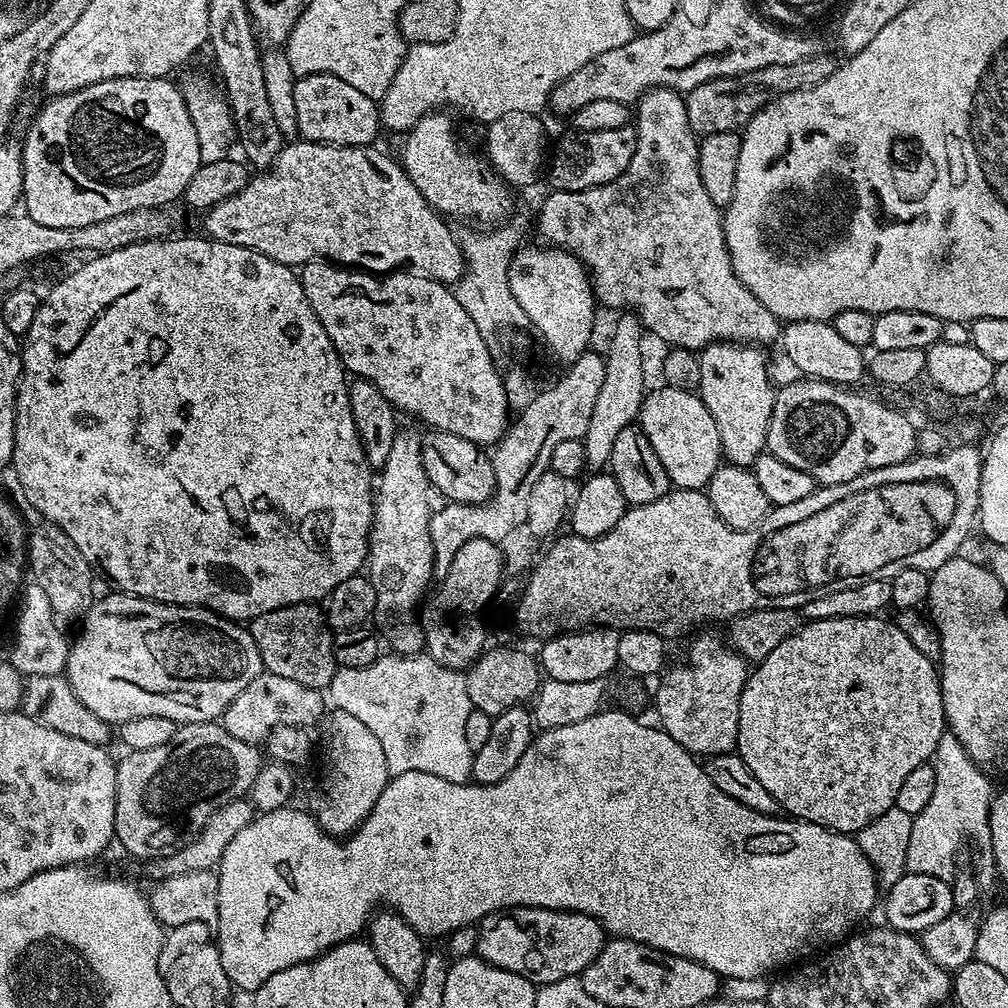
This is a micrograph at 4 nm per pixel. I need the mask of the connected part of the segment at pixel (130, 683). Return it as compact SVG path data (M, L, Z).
M115 594L116 596L102 595L92 604L89 612L84 616L79 625L76 640L71 641L68 649L68 667L66 675L70 686L74 690L76 697L93 714L98 714L98 718L105 720L110 726L125 724L130 718L142 718L143 716L161 716L176 721L177 725L182 724L207 724L216 722L223 717L226 706L258 678L258 674L265 671L262 658L258 654L258 646L254 642L251 631L243 623L235 620L227 620L217 612L213 612L199 606L189 606L187 604L161 604L158 600L143 600L140 596L129 596L127 594Z

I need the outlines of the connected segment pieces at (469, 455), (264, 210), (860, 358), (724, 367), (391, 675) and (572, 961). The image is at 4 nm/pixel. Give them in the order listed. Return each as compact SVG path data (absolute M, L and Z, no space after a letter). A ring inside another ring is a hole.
M435 430L425 433L420 436L420 453L429 485L453 504L487 504L496 489L491 455L481 445L458 438L458 434Z
M303 138L297 139L295 142L285 143L284 149L280 151L271 168L253 175L249 179L248 185L242 190L238 190L238 194L234 194L234 198L226 198L226 202L218 202L218 206L207 209L205 216L208 217L204 220L205 230L203 229L207 239L221 240L234 246L252 248L258 254L262 254L274 262L289 266L303 266L309 264L311 260L322 259L335 262L341 266L355 266L357 269L373 274L387 274L393 270L404 270L411 266L417 273L426 275L432 280L438 281L439 284L455 285L466 272L464 251L460 249L457 233L455 231L452 233L448 229L449 221L441 213L437 212L432 205L428 204L426 198L422 198L418 186L414 186L414 182L410 182L410 178L404 173L403 167L397 161L395 164L390 157L375 152L374 149L375 147L372 146L347 148L346 146L334 146L333 144L316 144L312 140Z
M794 320L783 325L779 347L784 347L788 360L799 375L813 380L825 380L841 386L856 386L866 376L866 356L858 346L845 342L826 320Z
M721 342L709 344L698 356L701 364L698 395L706 410L710 410L714 426L718 426L723 459L739 468L755 464L768 443L768 427L777 389L772 388L772 376L768 373L764 352L760 346Z
M424 652L382 654L370 666L337 667L328 687L328 698L333 707L351 713L377 736L391 777L419 770L459 784L471 781L474 753L465 734L466 719L474 709L459 669L446 668Z
M504 908L479 921L475 955L495 968L522 974L534 985L579 976L604 949L606 933L600 923L586 914L549 908Z

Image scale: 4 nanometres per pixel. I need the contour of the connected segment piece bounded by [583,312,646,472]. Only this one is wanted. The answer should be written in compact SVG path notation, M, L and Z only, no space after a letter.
M624 312L619 316L621 317L617 320L608 342L608 350L604 352L605 367L602 389L598 392L593 417L590 418L589 429L583 439L587 458L585 467L592 472L601 471L607 465L619 431L637 421L641 402L644 401L646 395L644 354L642 352L643 324L636 313Z

